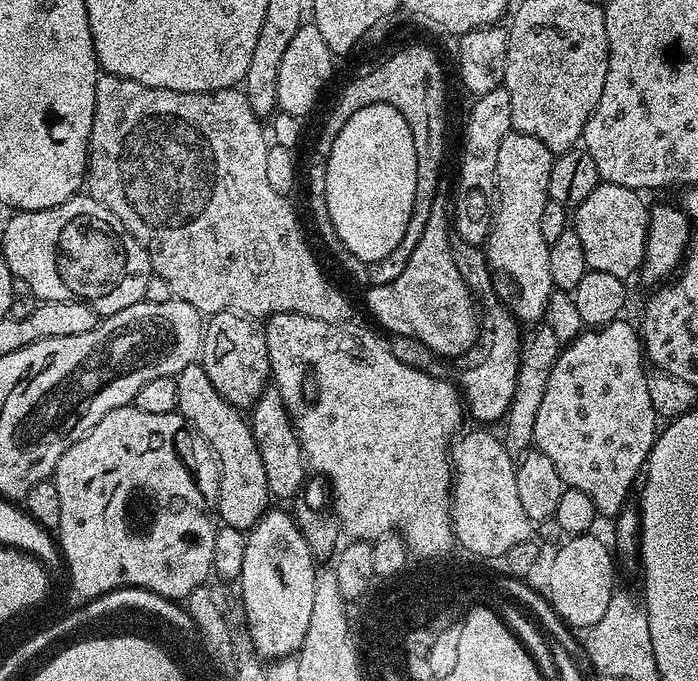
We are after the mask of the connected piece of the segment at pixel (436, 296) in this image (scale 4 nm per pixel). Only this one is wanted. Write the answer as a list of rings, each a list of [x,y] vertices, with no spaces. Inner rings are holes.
[[[442,182],[438,186],[430,206],[430,218],[426,218],[426,230],[422,230],[422,238],[418,238],[418,246],[414,246],[406,270],[402,270],[394,282],[373,284],[367,290],[368,308],[373,318],[385,328],[385,333],[413,336],[440,356],[460,358],[476,343],[478,308],[472,289],[462,282],[462,274],[458,274],[458,266],[454,266],[449,200],[453,192],[451,183]]]

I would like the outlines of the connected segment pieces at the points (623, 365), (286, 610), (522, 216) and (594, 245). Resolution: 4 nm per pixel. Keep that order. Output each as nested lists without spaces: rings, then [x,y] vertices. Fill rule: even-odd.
[[[621,318],[603,328],[584,330],[561,351],[550,374],[542,406],[538,406],[538,418],[534,418],[534,444],[538,451],[554,462],[567,487],[590,494],[597,513],[609,518],[619,516],[621,508],[629,503],[628,491],[636,475],[639,472],[641,475],[647,465],[658,435],[658,417],[648,389],[649,373],[644,372],[646,357],[642,351],[642,336],[626,320]]]
[[[269,510],[246,536],[246,555],[238,581],[252,651],[261,661],[296,656],[303,646],[313,613],[318,566],[291,511]]]
[[[515,130],[508,132],[498,146],[498,166],[496,167],[498,207],[492,227],[486,232],[488,244],[483,245],[484,257],[488,260],[488,269],[492,272],[492,288],[496,291],[496,297],[512,311],[512,317],[524,326],[527,324],[536,326],[545,319],[548,299],[553,291],[549,244],[546,238],[542,238],[542,210],[546,210],[548,201],[550,166],[553,159],[554,153],[542,142],[538,142],[538,138]]]
[[[601,182],[594,190],[590,190],[586,202],[574,209],[574,227],[582,241],[582,251],[586,254],[591,271],[614,274],[614,278],[622,281],[641,271],[648,241],[650,208],[644,205],[640,196],[643,195],[635,188]]]

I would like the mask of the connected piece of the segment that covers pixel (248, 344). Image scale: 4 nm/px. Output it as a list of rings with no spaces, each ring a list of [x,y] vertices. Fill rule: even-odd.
[[[238,312],[211,313],[202,332],[202,351],[198,360],[206,370],[206,378],[214,382],[214,390],[241,410],[251,409],[269,387],[272,367],[268,361],[264,329],[253,317],[241,316]]]

